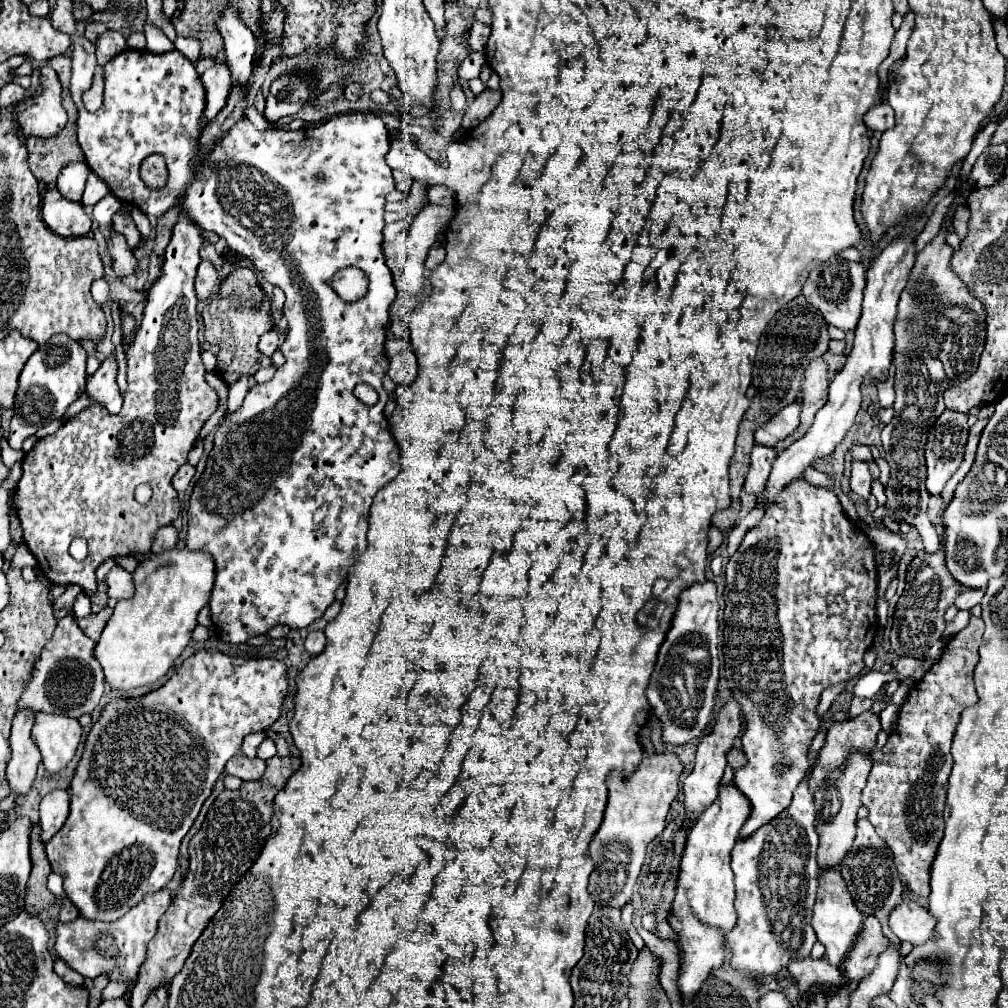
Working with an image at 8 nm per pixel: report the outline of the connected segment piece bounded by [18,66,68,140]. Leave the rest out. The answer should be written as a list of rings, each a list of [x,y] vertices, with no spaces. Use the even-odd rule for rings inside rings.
[[[50,66],[40,68],[40,82],[44,86],[42,94],[34,100],[34,104],[18,116],[24,136],[36,138],[54,138],[66,126],[68,114],[62,106],[62,86],[58,74]]]

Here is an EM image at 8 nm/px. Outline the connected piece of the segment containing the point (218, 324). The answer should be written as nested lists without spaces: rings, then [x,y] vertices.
[[[238,268],[220,286],[218,296],[214,296],[204,308],[204,338],[220,348],[218,352],[218,374],[224,382],[234,384],[242,374],[254,376],[262,366],[270,364],[270,358],[258,352],[258,340],[272,328],[270,300],[264,296],[256,272],[250,268]]]

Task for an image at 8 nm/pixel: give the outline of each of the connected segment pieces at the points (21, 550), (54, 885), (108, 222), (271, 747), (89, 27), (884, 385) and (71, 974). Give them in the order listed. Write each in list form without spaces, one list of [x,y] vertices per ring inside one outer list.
[[[21,544],[16,548],[16,553],[11,560],[11,566],[14,568],[34,567],[37,565],[37,560],[29,548],[25,544]]]
[[[52,872],[47,881],[47,887],[54,896],[64,898],[64,888],[62,888],[62,876]]]
[[[106,194],[106,196],[94,206],[92,216],[94,216],[94,220],[98,222],[98,230],[102,232],[106,244],[110,244],[110,240],[112,240],[112,228],[110,228],[110,226],[112,226],[112,216],[120,210],[120,206],[122,206],[122,202],[120,202],[114,194]]]
[[[266,738],[266,740],[258,746],[258,758],[268,760],[268,758],[272,758],[274,754],[276,754],[276,744],[274,744],[274,740]]]
[[[88,22],[86,24],[86,38],[90,40],[90,42],[96,42],[104,32],[106,32],[108,28],[106,28],[106,24],[98,24],[98,22]]]
[[[892,359],[889,369],[889,378],[886,382],[878,382],[876,384],[878,389],[879,403],[882,408],[892,407],[895,400],[894,381],[895,381],[895,361]]]
[[[54,968],[56,974],[60,978],[64,978],[68,984],[74,984],[74,986],[82,986],[84,984],[84,976],[80,976],[78,972],[74,972],[72,968]]]

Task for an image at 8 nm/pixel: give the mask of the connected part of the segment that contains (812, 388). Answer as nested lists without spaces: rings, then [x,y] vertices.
[[[818,358],[818,360],[812,360],[808,366],[806,366],[806,372],[804,372],[804,384],[802,384],[802,402],[804,402],[804,408],[802,408],[802,422],[798,426],[798,430],[794,434],[790,434],[786,440],[778,442],[776,448],[778,452],[784,450],[786,446],[790,446],[794,440],[798,440],[802,434],[806,434],[806,428],[810,428],[816,412],[826,404],[828,400],[828,364],[824,358]]]

